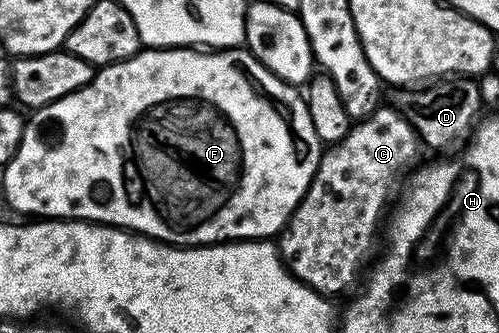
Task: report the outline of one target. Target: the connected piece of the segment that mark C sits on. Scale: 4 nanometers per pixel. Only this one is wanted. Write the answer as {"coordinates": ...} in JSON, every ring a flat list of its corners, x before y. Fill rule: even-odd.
{"coordinates":[[379,105,371,115,356,122,340,143,322,152,319,168,307,190,309,199,300,201,291,214,295,218,293,271,300,280,309,281,324,297,339,295,354,285,363,262,375,247,383,210,416,170,419,151,419,132,406,114]]}

